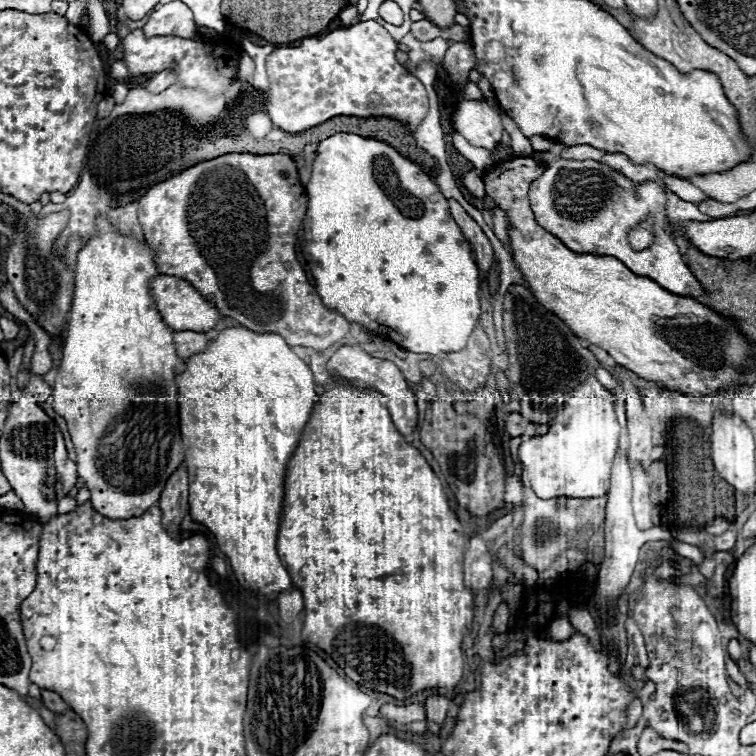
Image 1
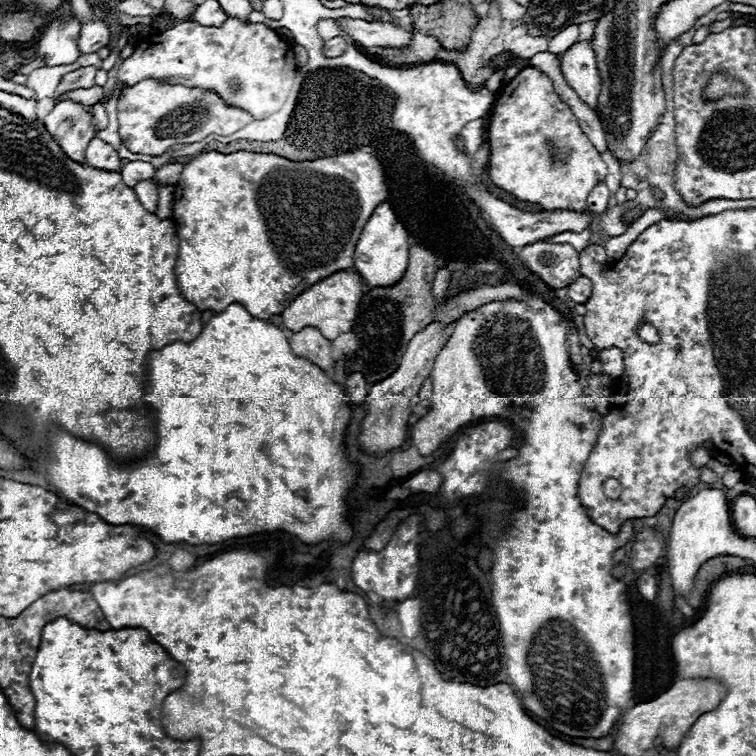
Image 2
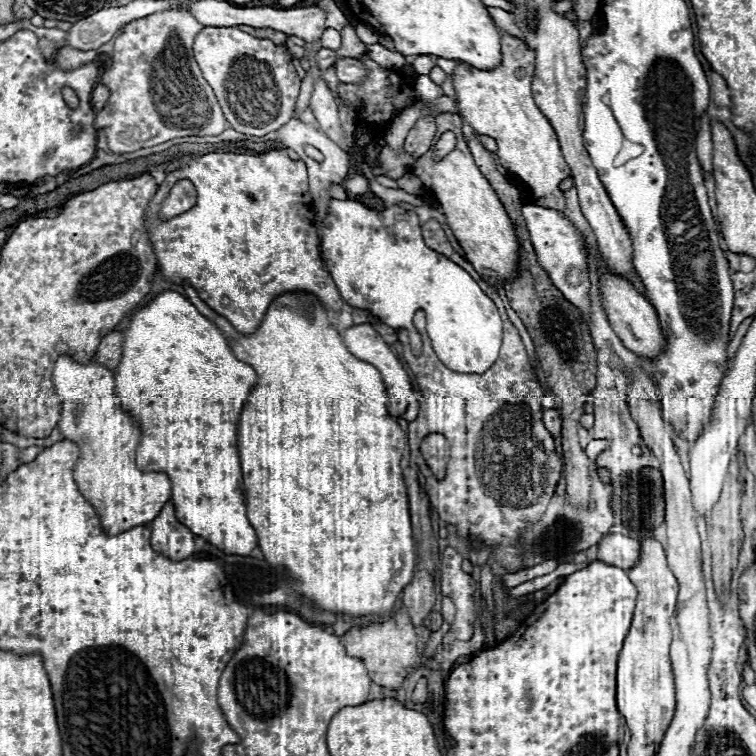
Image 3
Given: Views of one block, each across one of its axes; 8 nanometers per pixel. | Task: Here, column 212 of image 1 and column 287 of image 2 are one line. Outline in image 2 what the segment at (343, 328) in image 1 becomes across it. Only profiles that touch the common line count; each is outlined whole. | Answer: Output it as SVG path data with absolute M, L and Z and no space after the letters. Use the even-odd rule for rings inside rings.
M238 150L238 152L230 152L230 154L220 154L220 152L202 152L196 154L190 162L184 164L184 170L180 172L180 180L174 186L174 206L172 206L172 222L176 226L176 236L178 236L178 258L176 258L176 280L178 280L178 288L182 292L182 296L192 302L200 312L204 310L212 310L212 312L222 312L226 310L226 306L230 306L230 302L242 302L242 306L246 306L246 310L250 310L250 314L254 314L256 318L270 318L274 314L280 314L292 300L296 300L304 290L308 290L310 286L314 286L316 282L340 272L340 270L348 270L354 266L354 248L356 242L360 238L362 226L366 224L366 220L370 218L370 214L374 212L374 208L384 202L388 198L388 188L384 182L384 170L382 164L376 156L366 154L362 150L356 152L342 152L338 156L330 156L330 158L318 158L318 160L304 160L304 162L292 162L284 156L278 154L258 154L258 152L248 152L248 150Z

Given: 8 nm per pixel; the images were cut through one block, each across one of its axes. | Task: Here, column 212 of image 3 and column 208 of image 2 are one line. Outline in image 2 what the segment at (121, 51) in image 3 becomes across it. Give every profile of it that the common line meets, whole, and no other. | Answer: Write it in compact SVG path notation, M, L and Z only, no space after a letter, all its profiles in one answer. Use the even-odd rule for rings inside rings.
M154 80L140 82L130 90L124 90L118 100L120 138L132 154L162 156L176 144L192 144L208 134L228 136L252 122L252 116L238 108L228 108L216 94L202 92L186 86L160 84Z

